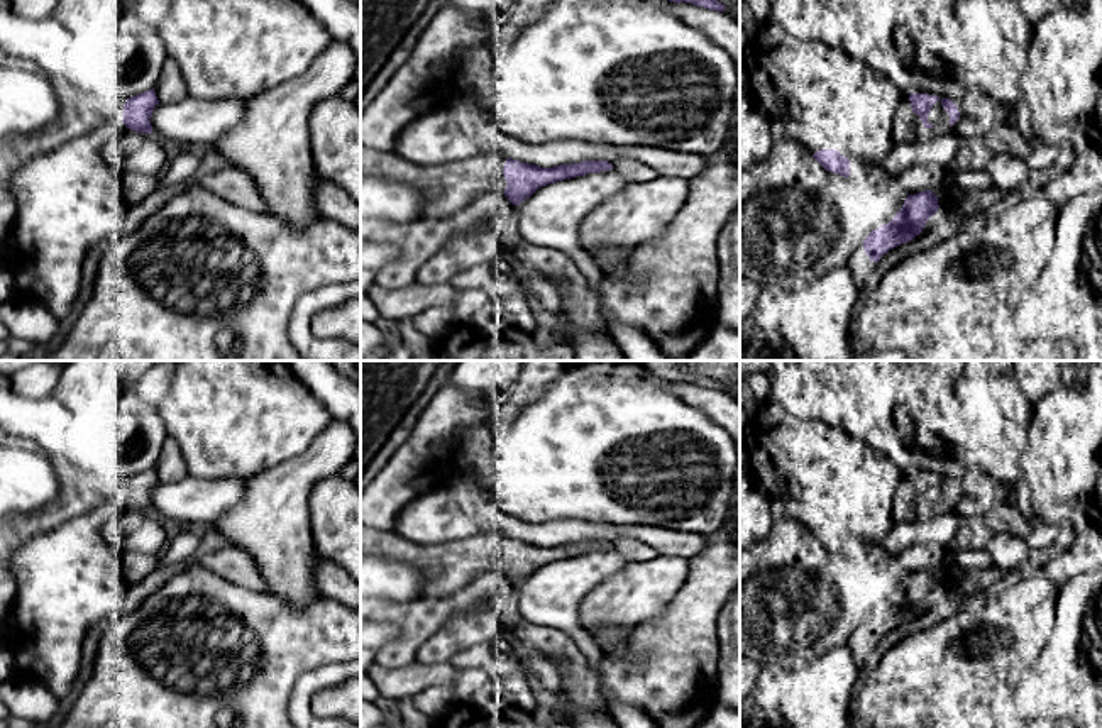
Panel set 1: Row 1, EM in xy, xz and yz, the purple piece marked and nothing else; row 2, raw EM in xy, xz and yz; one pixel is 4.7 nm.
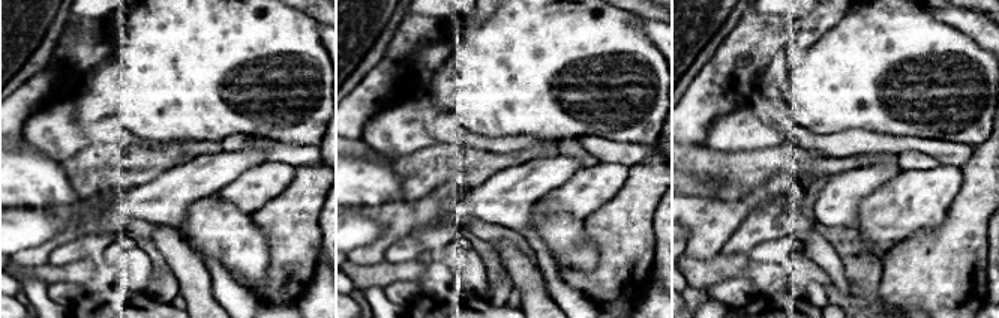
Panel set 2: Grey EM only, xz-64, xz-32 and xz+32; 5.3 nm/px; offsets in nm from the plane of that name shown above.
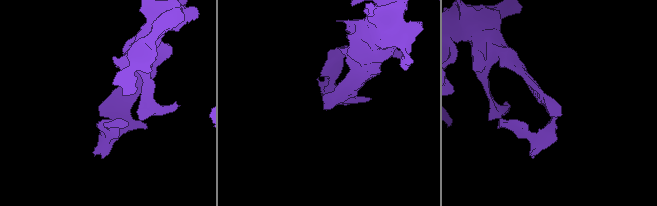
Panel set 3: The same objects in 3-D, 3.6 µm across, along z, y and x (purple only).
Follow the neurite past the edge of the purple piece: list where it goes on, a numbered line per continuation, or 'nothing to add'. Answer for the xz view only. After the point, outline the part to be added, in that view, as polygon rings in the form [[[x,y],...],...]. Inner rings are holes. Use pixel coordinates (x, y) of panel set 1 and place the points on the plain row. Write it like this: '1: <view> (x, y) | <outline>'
1: xz (447, 566) | [[[361,525],[361,554],[418,567],[427,577],[423,596],[444,598],[488,571],[503,572],[506,538],[503,533],[481,532],[454,542],[420,545],[405,540],[396,532],[379,532]]]

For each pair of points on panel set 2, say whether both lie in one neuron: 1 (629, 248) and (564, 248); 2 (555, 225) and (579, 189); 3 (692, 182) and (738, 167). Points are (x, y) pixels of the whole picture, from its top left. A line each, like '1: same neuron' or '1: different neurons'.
1: different neurons
2: different neurons
3: different neurons

